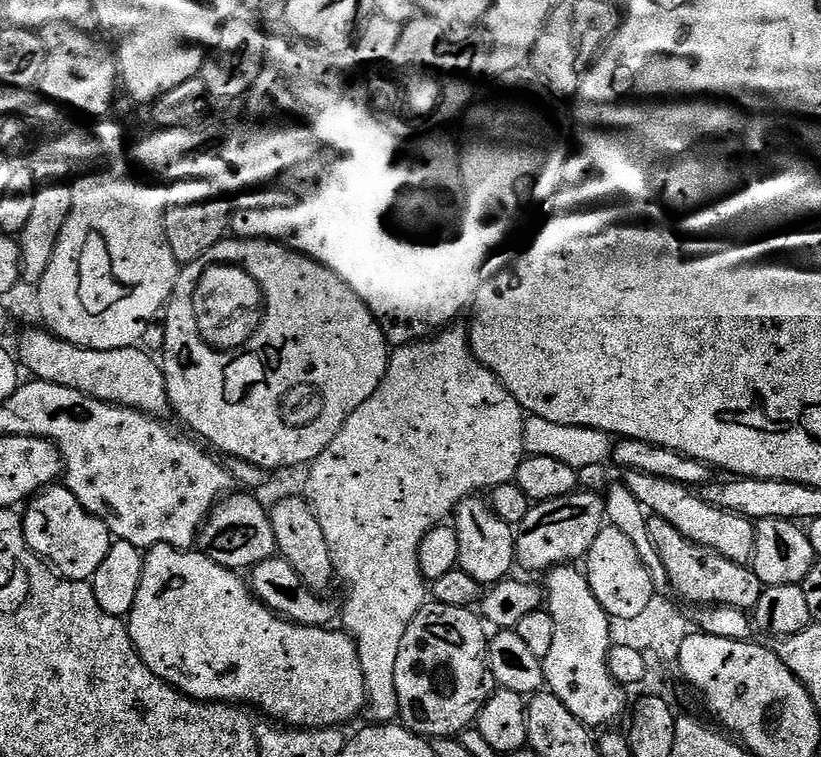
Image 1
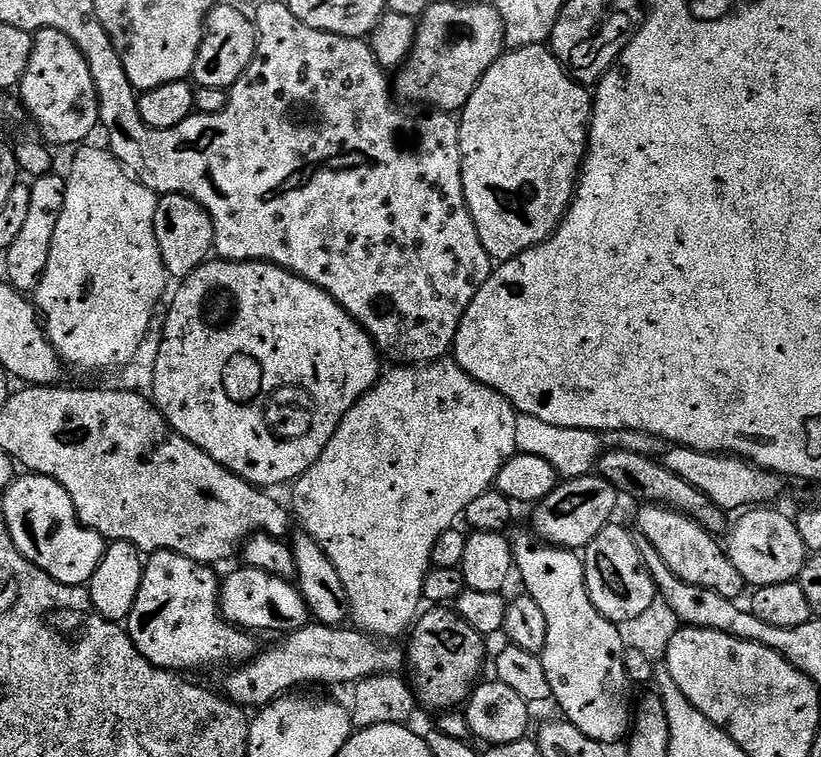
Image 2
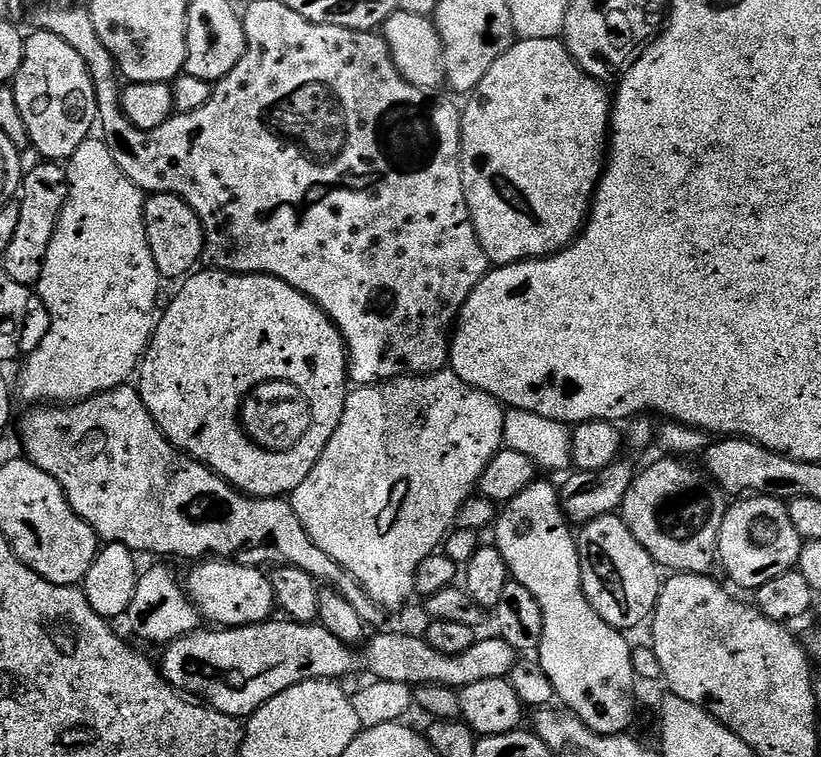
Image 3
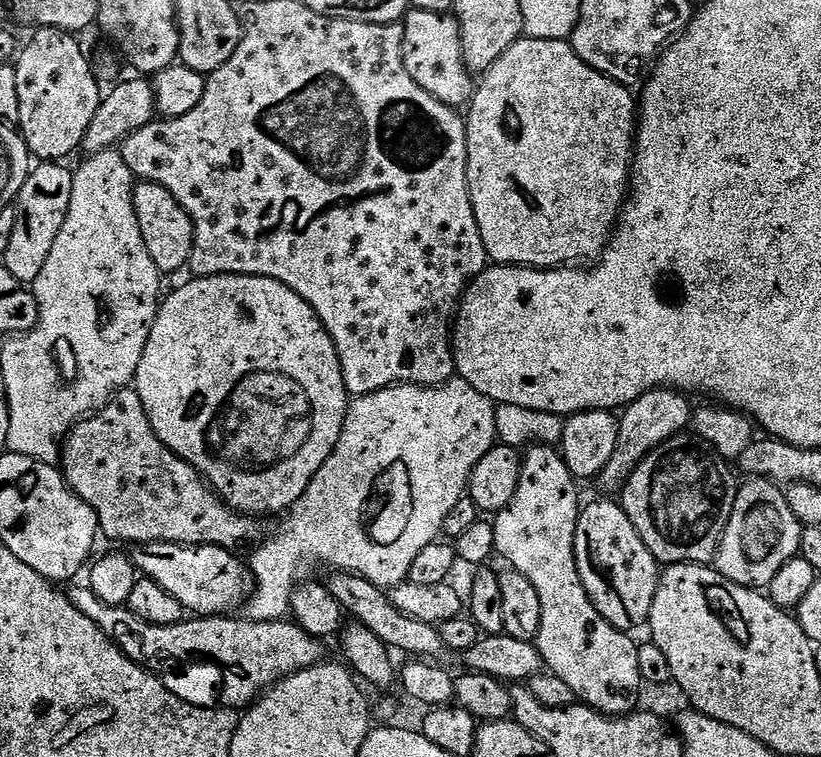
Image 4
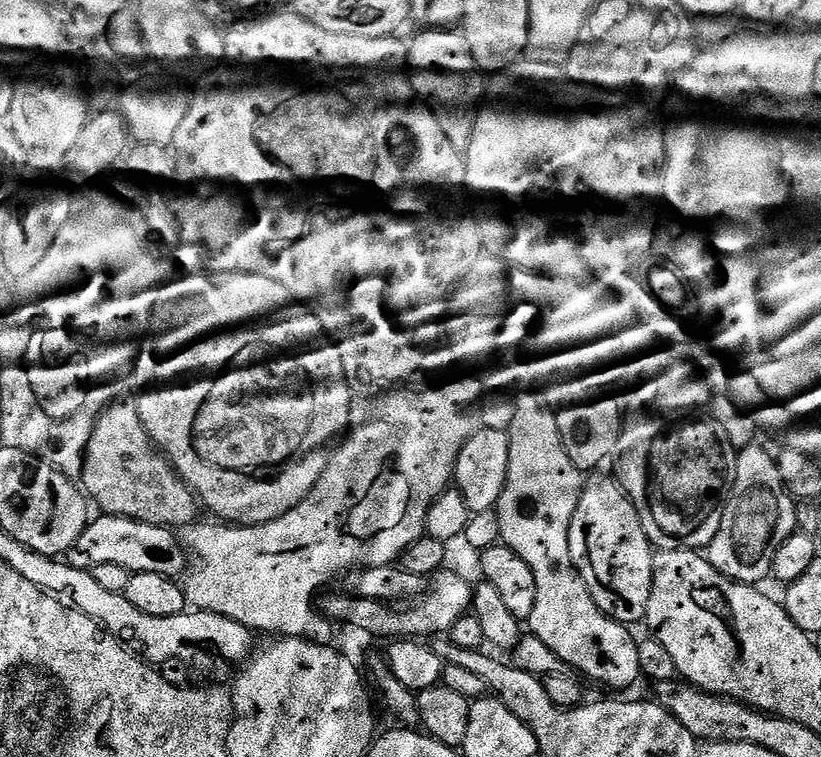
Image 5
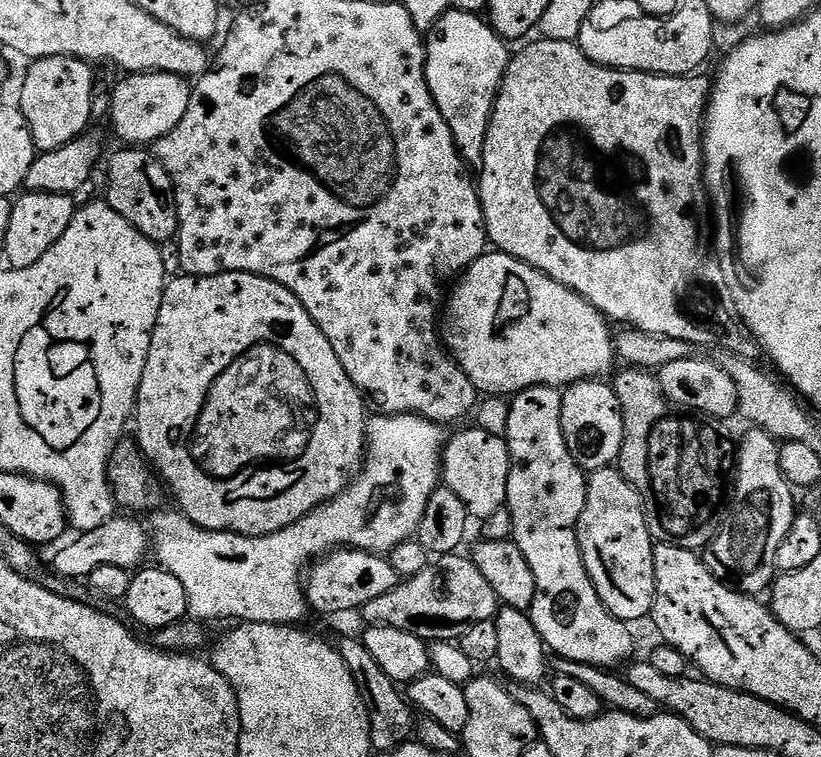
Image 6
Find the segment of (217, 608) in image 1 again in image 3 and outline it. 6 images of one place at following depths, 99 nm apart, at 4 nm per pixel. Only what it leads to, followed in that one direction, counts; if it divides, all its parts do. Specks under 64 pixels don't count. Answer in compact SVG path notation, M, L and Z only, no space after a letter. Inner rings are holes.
M152 568L149 572L146 570L140 572L140 581L134 590L134 602L130 602L126 613L126 621L144 640L149 640L152 644L167 646L173 640L188 636L191 632L197 631L201 627L202 617L196 610L196 605L188 598L185 585L176 581L176 576L168 568Z

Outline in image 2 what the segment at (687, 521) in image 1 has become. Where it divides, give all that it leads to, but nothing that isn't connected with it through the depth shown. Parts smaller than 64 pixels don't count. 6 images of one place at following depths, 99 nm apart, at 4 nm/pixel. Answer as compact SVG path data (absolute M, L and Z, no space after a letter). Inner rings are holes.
M612 448L605 451L598 465L599 476L606 482L615 484L621 493L627 494L629 492L634 499L644 500L640 502L658 504L665 508L672 508L676 512L686 513L690 518L694 518L707 532L720 534L720 531L723 533L729 527L729 517L718 506L714 506L714 502L710 502L710 498L706 498L706 494L694 490L694 486L682 482L678 478L678 474L670 474L663 463L660 463L657 459L654 461L648 456L643 456L642 452L640 450L631 452L621 448Z

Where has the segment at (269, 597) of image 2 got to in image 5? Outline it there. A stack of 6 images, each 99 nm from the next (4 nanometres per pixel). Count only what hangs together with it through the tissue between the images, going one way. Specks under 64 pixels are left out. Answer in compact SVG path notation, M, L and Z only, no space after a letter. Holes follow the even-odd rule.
M97 515L85 528L78 542L66 554L67 563L74 568L89 570L98 566L122 566L130 574L158 574L167 578L180 578L186 572L186 552L176 545L173 529L155 528L153 524L142 524L137 520L126 520L121 516Z

